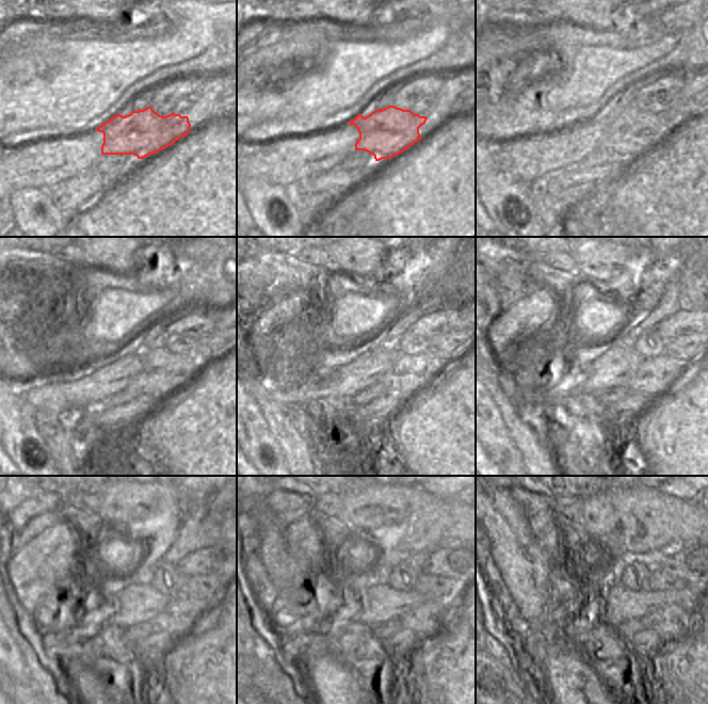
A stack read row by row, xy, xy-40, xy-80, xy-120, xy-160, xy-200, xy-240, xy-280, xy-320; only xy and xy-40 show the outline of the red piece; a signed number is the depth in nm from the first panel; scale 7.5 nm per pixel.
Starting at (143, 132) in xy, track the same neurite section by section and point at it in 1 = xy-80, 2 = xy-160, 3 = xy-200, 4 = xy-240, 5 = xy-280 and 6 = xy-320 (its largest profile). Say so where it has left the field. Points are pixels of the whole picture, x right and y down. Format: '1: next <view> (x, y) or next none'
1: next xy-80 (632, 130)
2: next xy-160 (408, 373)
3: next xy-200 (654, 374)
4: next xy-240 (181, 612)
5: next xy-280 (422, 620)
6: next xy-320 (672, 621)

